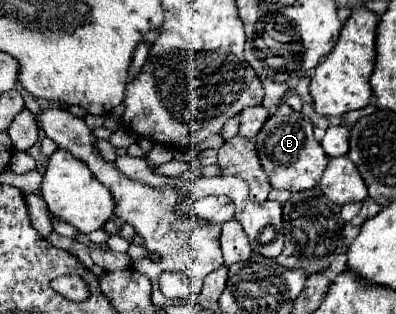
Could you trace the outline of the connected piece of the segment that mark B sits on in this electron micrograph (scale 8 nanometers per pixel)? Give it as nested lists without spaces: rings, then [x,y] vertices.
[[[281,104],[267,118],[263,130],[259,130],[253,142],[261,166],[269,176],[271,188],[297,192],[297,190],[309,190],[319,184],[319,178],[327,166],[327,154],[323,152],[321,144],[313,138],[313,126],[301,112],[295,112],[287,104]]]

